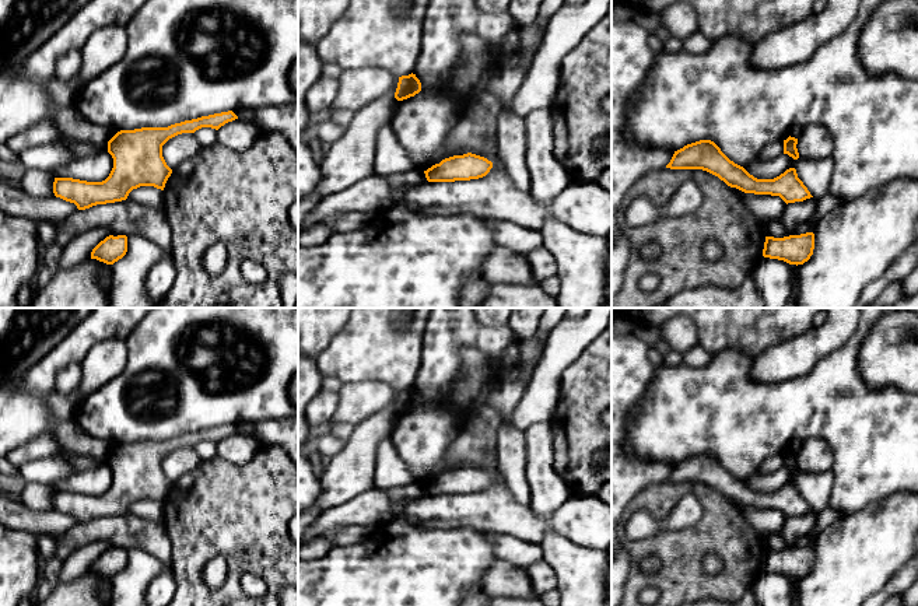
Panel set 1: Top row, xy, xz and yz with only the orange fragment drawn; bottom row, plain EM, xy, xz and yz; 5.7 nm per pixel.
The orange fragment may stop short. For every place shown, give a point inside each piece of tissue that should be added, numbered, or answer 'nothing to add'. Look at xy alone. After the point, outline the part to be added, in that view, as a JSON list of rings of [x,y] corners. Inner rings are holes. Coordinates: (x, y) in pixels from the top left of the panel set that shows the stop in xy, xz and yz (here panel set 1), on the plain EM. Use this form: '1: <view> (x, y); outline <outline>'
nothing to add

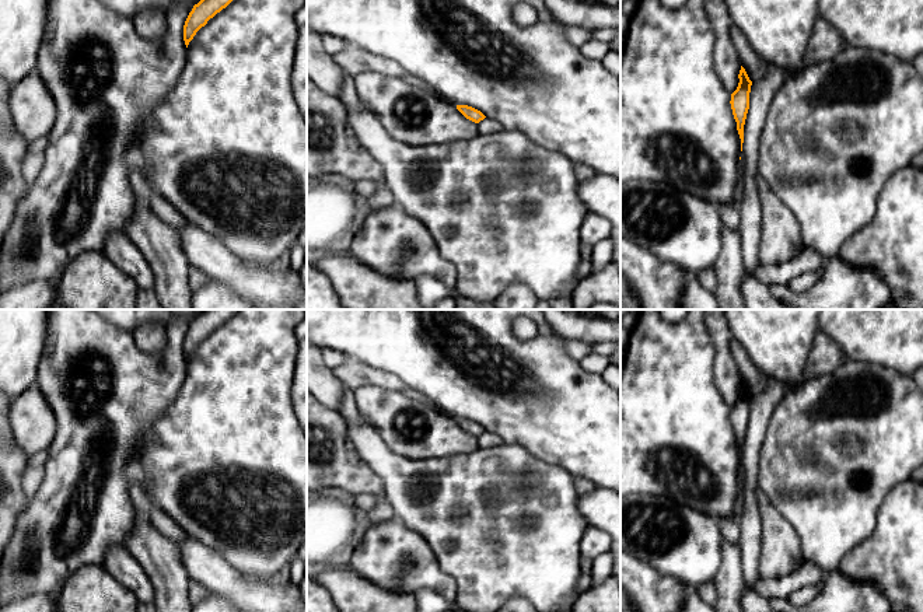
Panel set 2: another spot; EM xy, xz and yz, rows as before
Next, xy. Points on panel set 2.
nothing to add

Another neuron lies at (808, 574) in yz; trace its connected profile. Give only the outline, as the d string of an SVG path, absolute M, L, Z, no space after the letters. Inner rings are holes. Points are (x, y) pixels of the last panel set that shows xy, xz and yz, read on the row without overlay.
M804 562L798 570L783 578L761 578L749 588L766 599L789 598L797 590L824 583L826 574L819 566Z

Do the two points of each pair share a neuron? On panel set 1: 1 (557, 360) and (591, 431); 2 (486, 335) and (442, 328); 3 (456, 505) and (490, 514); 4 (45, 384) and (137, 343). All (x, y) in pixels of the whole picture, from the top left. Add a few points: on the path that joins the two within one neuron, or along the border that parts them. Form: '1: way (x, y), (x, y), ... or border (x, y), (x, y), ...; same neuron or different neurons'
1: border (585, 347), (564, 370), (556, 403); different neurons
2: way (475, 335), (454, 333); same neuron
3: way (465, 510), (482, 510); same neuron
4: border (140, 322), (126, 340); different neurons

